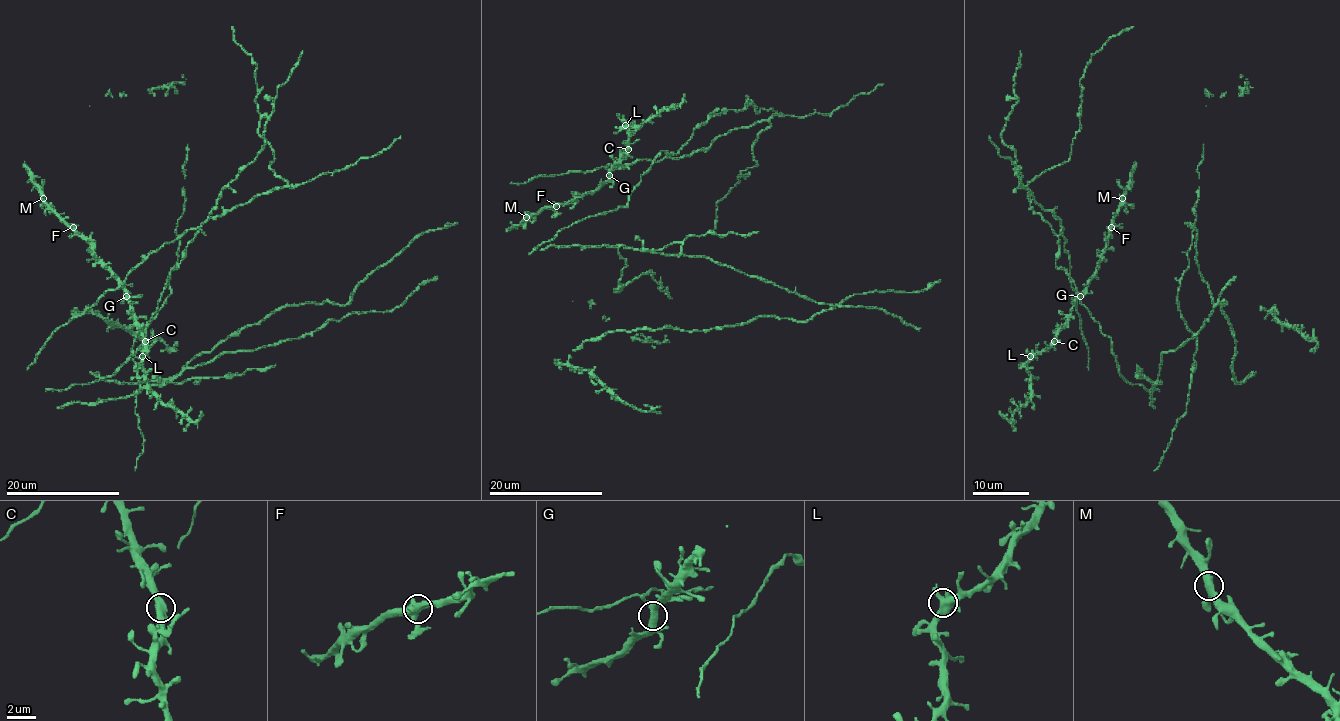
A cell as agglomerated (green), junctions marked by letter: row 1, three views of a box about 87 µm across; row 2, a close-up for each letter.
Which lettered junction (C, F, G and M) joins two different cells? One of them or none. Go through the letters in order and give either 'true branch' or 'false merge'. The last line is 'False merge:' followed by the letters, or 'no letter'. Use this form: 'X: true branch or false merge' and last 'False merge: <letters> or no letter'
C: true branch
F: true branch
G: true branch
M: true branch
False merge: no letter

